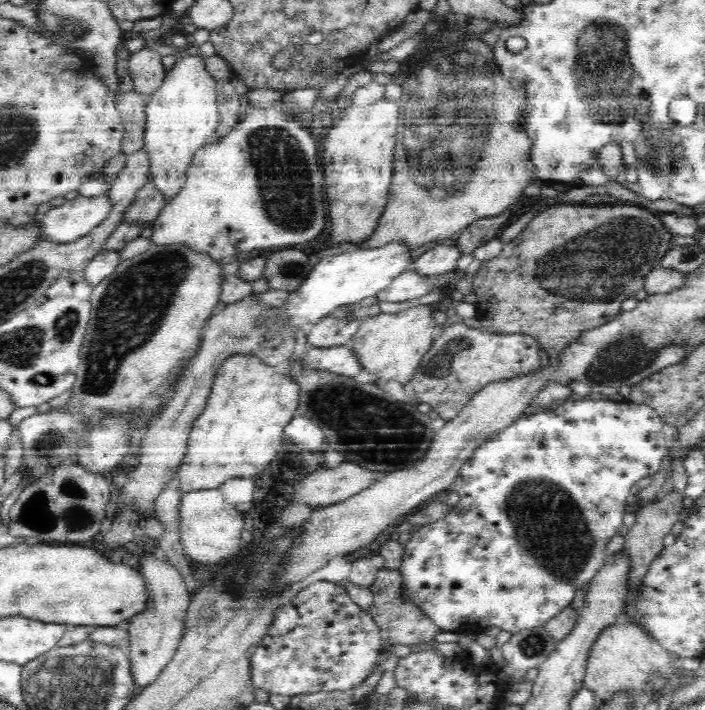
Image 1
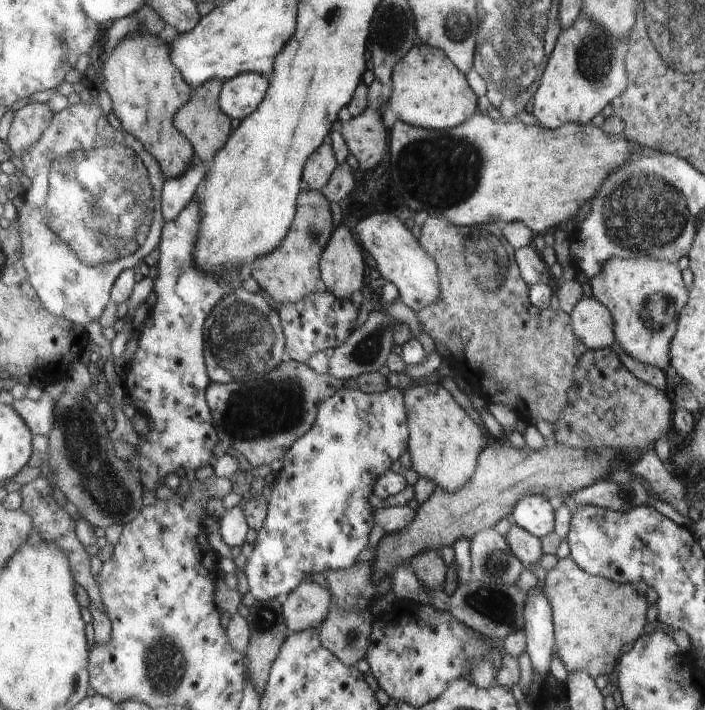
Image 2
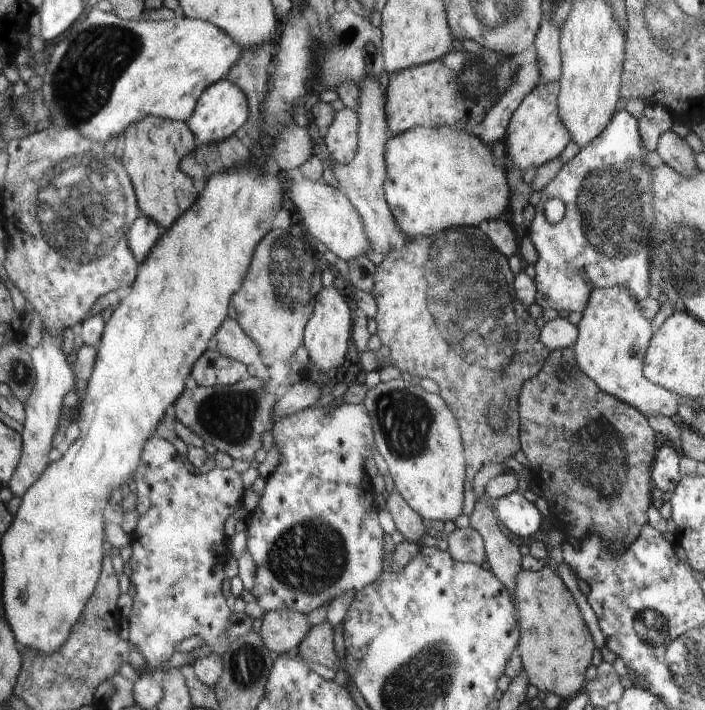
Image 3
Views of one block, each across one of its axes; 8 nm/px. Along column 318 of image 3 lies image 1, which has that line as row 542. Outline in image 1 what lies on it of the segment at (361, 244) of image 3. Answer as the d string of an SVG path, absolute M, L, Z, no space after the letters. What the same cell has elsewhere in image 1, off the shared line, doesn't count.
M220 488L183 492L178 506L179 534L186 555L196 563L218 566L238 553L245 519L232 503L228 503Z

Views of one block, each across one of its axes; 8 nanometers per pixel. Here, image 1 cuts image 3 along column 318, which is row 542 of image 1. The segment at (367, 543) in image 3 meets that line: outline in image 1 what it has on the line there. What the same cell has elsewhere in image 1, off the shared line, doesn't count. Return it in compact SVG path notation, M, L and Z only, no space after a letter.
M572 400L566 401L554 410L544 410L536 414L519 415L510 427L494 434L489 441L484 441L473 456L461 467L458 477L449 490L458 493L460 505L444 518L421 525L411 531L411 537L404 544L404 556L398 570L404 578L404 597L416 603L426 616L439 626L440 630L450 630L458 634L478 634L481 630L496 632L507 630L517 633L526 629L544 626L561 610L572 604L578 589L590 584L596 572L606 562L606 543L612 536L624 533L622 518L626 516L629 504L626 499L632 494L634 484L642 478L654 475L662 468L667 457L667 445L664 437L664 423L654 408L646 404L636 404L635 400Z

